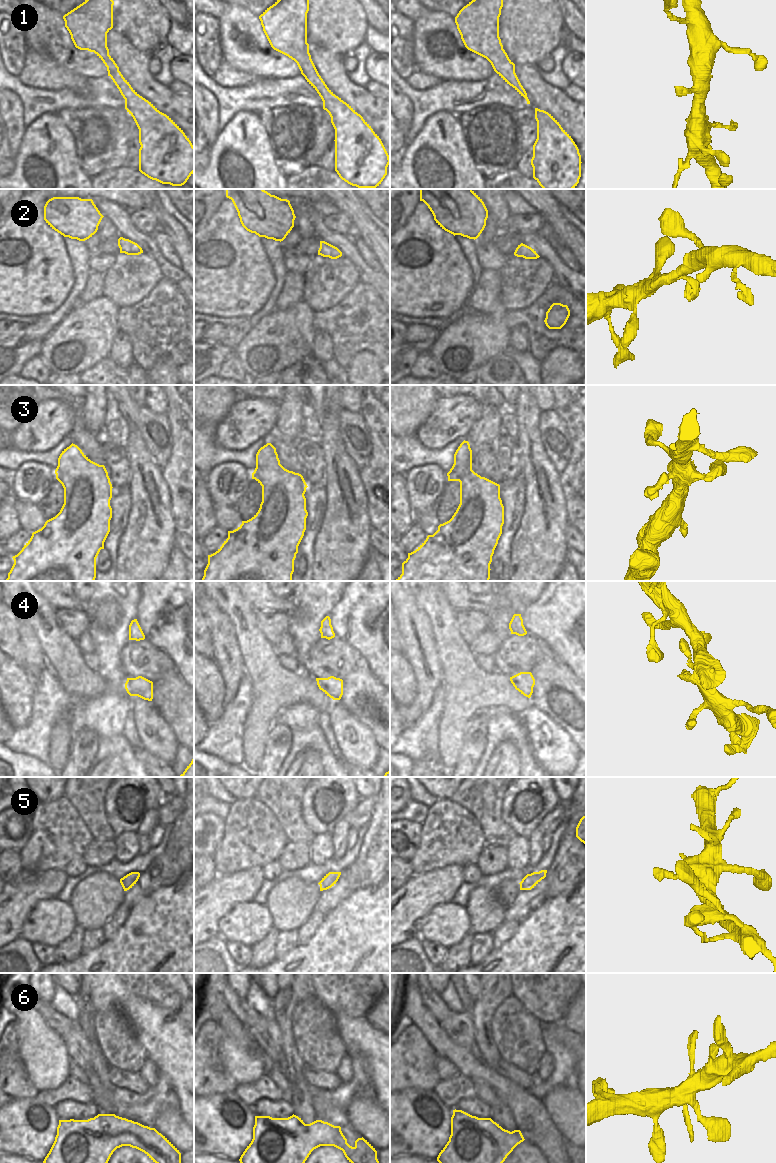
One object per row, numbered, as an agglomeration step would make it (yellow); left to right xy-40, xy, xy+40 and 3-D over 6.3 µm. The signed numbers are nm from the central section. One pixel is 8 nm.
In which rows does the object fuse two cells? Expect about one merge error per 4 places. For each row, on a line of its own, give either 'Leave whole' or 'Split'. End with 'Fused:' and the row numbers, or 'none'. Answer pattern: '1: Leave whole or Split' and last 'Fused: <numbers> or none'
1: Leave whole
2: Leave whole
3: Leave whole
4: Leave whole
5: Leave whole
6: Split
Fused: 6.

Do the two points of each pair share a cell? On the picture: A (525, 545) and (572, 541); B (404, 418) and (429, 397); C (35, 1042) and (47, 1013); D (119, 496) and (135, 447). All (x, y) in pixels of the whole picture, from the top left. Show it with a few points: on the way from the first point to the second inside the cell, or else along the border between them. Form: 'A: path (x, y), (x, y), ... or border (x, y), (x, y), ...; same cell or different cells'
A: border (567, 524), (566, 544), (569, 547); different cells
B: path (410, 412), (423, 399); same cell
C: border (39, 1014), (54, 1031), (60, 1035), (62, 1034); different cells
D: border (127, 487), (130, 493), (130, 510); different cells

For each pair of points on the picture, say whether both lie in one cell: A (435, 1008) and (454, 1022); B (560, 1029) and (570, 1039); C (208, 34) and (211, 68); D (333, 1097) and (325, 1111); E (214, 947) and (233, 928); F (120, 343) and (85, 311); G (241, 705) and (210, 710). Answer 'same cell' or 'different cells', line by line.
A: different cells
B: same cell
C: same cell
D: different cells
E: different cells
F: different cells
G: different cells

